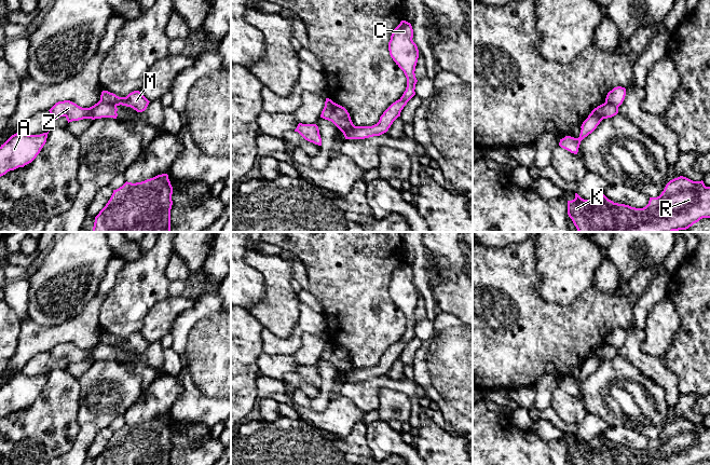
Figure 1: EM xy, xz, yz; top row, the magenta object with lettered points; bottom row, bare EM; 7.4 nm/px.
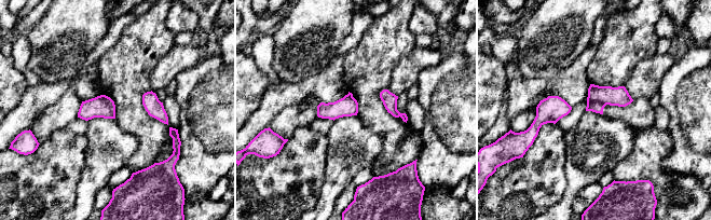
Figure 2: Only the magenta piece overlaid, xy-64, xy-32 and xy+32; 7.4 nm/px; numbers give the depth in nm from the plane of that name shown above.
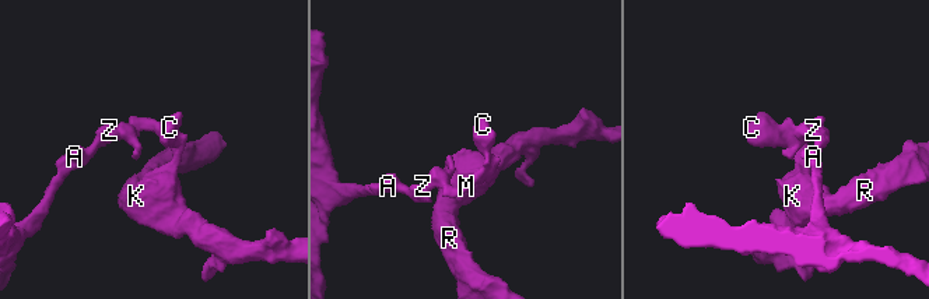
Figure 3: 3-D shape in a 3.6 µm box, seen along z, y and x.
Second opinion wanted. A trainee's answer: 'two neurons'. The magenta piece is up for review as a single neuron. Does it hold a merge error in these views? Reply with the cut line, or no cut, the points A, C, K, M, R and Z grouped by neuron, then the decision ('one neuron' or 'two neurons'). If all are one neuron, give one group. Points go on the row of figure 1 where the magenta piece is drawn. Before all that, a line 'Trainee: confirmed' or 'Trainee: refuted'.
Trainee: confirmed
cut xy (100, 99), (115, 107); groups A Z / C K M R; two neurons

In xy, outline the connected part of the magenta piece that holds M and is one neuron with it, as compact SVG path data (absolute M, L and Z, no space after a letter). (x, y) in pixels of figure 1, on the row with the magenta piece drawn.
M103 91L100 100L111 104L115 107L120 105L131 107L137 112L145 111L150 102L139 91L134 91L126 97L119 97L113 93Z

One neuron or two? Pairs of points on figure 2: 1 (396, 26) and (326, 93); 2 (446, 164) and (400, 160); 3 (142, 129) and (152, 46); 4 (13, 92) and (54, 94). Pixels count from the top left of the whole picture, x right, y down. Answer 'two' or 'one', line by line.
1: two
2: two
3: one
4: two

